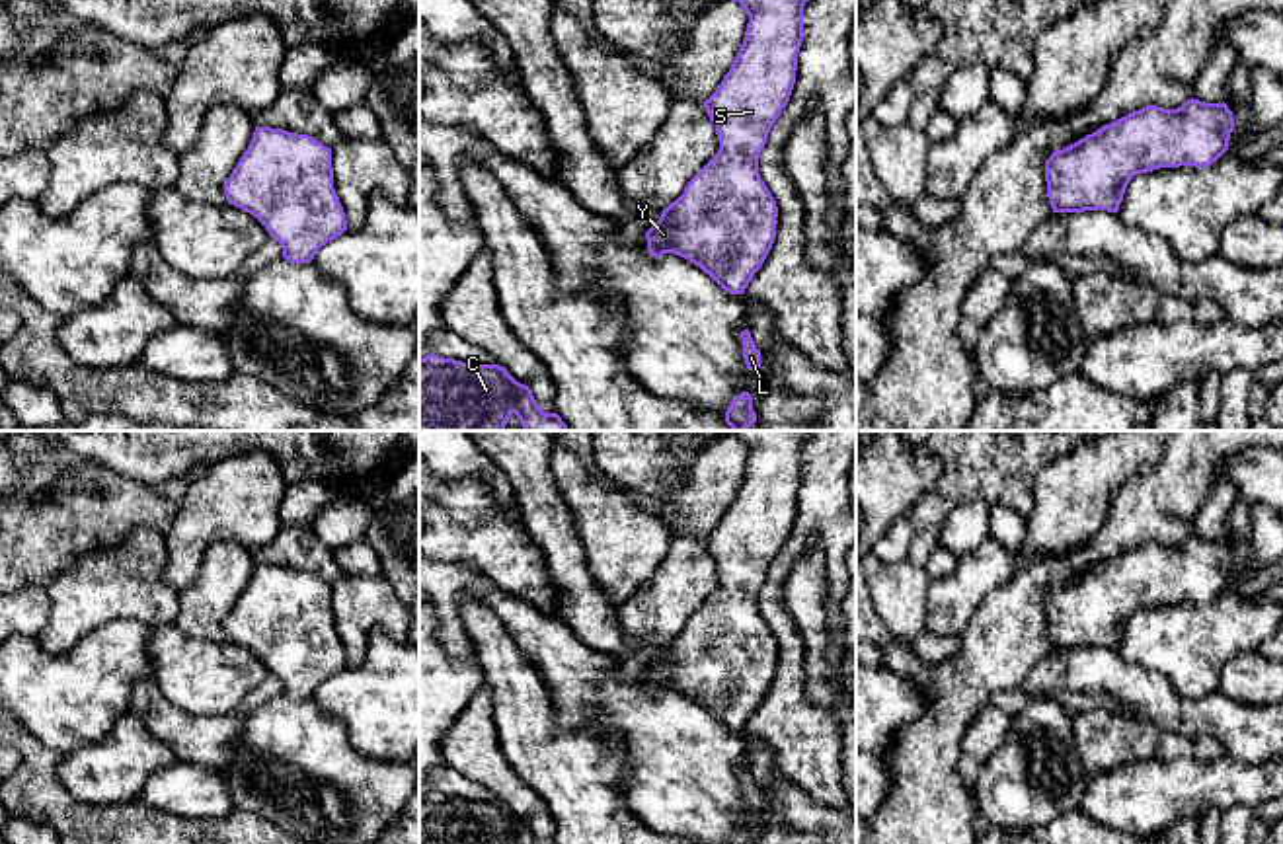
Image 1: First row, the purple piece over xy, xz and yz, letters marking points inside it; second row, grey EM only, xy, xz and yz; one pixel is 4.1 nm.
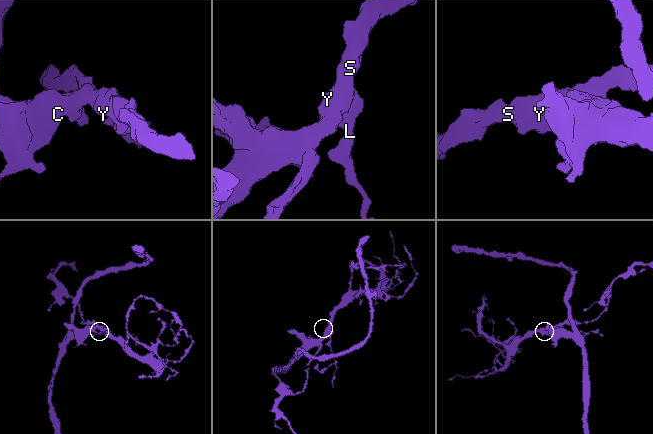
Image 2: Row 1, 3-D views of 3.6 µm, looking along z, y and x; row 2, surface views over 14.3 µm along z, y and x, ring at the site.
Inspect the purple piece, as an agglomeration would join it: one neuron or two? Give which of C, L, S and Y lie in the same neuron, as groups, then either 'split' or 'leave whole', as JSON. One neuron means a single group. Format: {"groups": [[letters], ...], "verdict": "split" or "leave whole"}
{"groups": [["C", "L", "S", "Y"]], "verdict": "leave whole"}

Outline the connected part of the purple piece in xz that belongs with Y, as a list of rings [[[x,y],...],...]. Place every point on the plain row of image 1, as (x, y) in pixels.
[[[727,431],[749,452],[743,481],[718,526],[704,538],[719,577],[718,591],[688,618],[684,630],[663,645],[659,657],[645,669],[653,694],[675,690],[708,710],[729,731],[743,731],[772,686],[778,643],[758,610],[758,595],[768,569],[788,542],[803,478],[803,442],[811,431]]]

